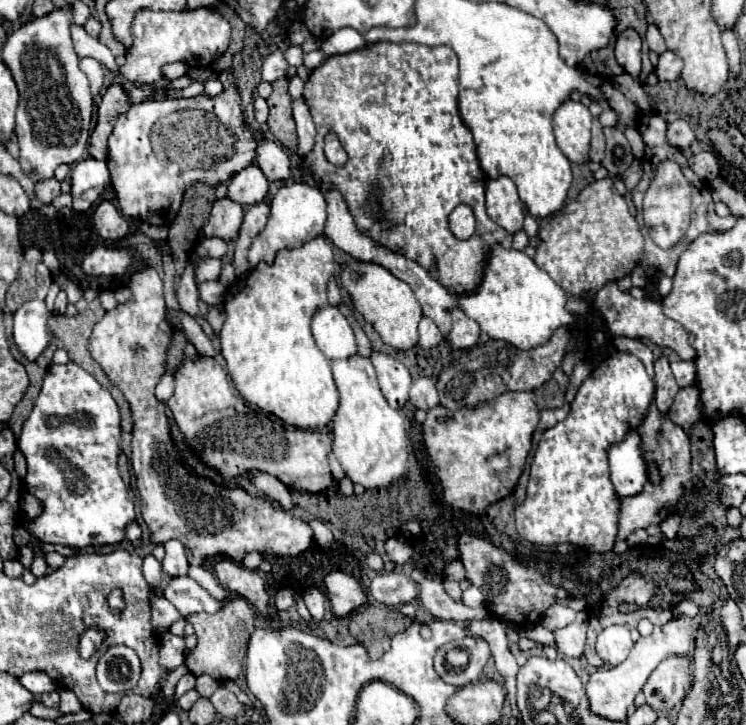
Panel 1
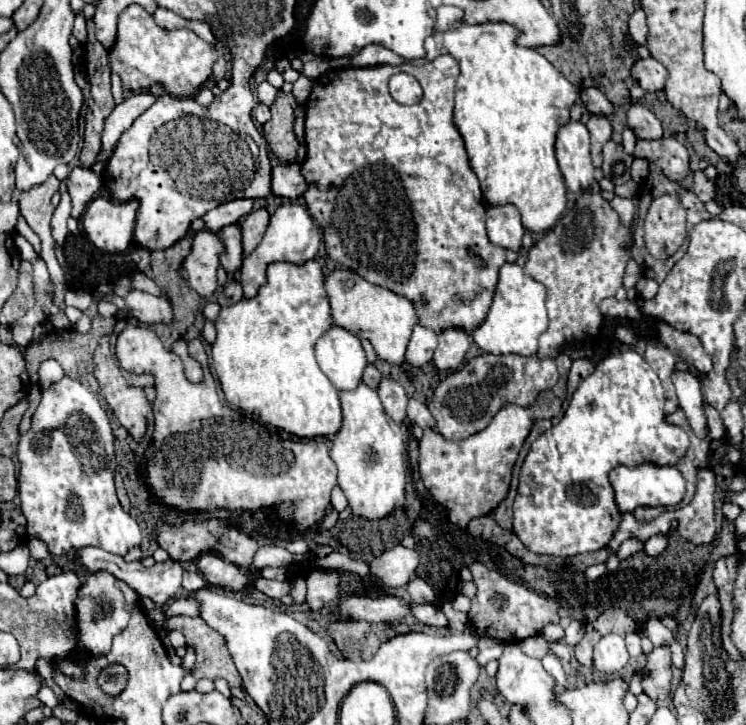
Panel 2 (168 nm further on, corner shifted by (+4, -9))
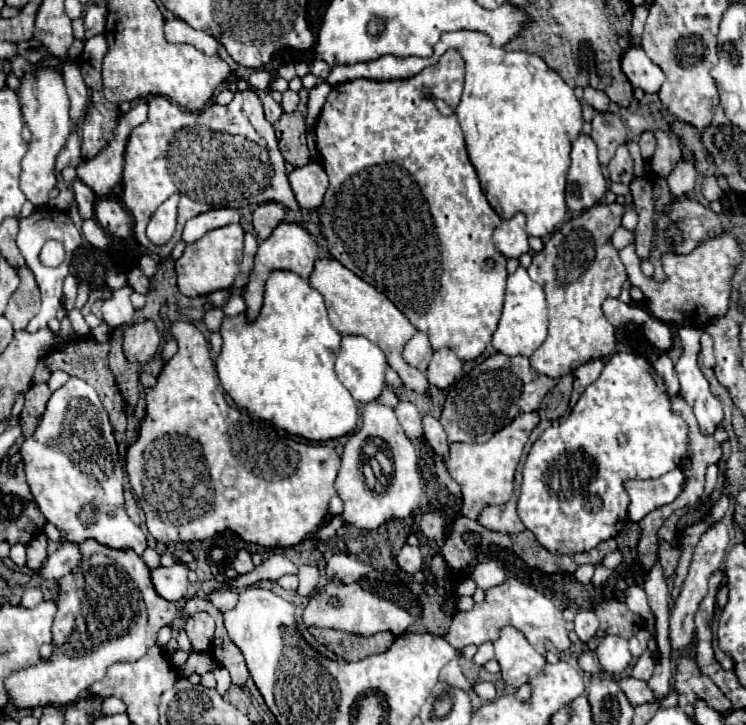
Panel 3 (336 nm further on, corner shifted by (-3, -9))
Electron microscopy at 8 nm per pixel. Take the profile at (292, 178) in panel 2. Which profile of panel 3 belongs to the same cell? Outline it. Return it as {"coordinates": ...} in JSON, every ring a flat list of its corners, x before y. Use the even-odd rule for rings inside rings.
{"coordinates":[[314,159,308,165,289,173,288,180,292,185,294,197,302,209,316,209,322,203,322,197,329,184,328,176,324,175,320,163],[314,177,318,177,318,179,314,179]]}

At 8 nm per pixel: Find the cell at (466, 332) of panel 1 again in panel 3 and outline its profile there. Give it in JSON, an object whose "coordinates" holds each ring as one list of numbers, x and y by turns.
{"coordinates":[[444,347,444,349,438,349,428,365,428,381,432,385,436,385,438,389,446,389,450,387,454,381,460,379,460,373,462,373,462,359,458,359,458,355]]}

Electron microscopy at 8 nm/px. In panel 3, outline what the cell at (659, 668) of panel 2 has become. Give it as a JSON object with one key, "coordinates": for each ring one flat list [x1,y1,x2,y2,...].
{"coordinates":[[722,521,714,523,698,541,692,561,690,561,690,569,686,575,686,581,680,587,680,593,672,605,672,613,670,613,670,645,676,651,686,651,696,635,696,625,694,625,694,615,702,603,702,599,708,595,708,579,712,577,714,571,720,569,720,563,726,557,726,549,728,549,728,531,726,525]]}

